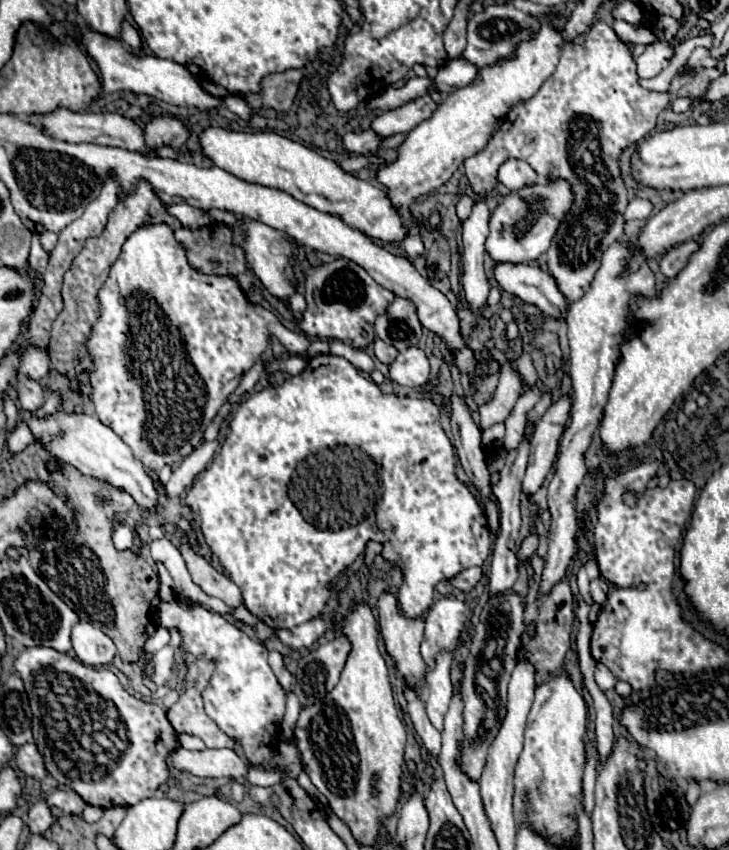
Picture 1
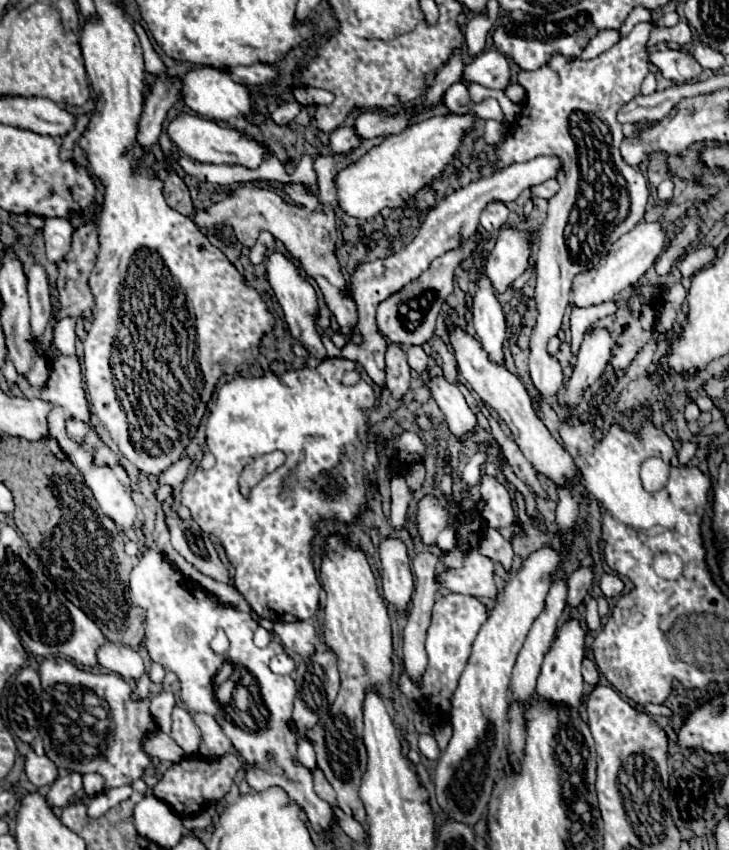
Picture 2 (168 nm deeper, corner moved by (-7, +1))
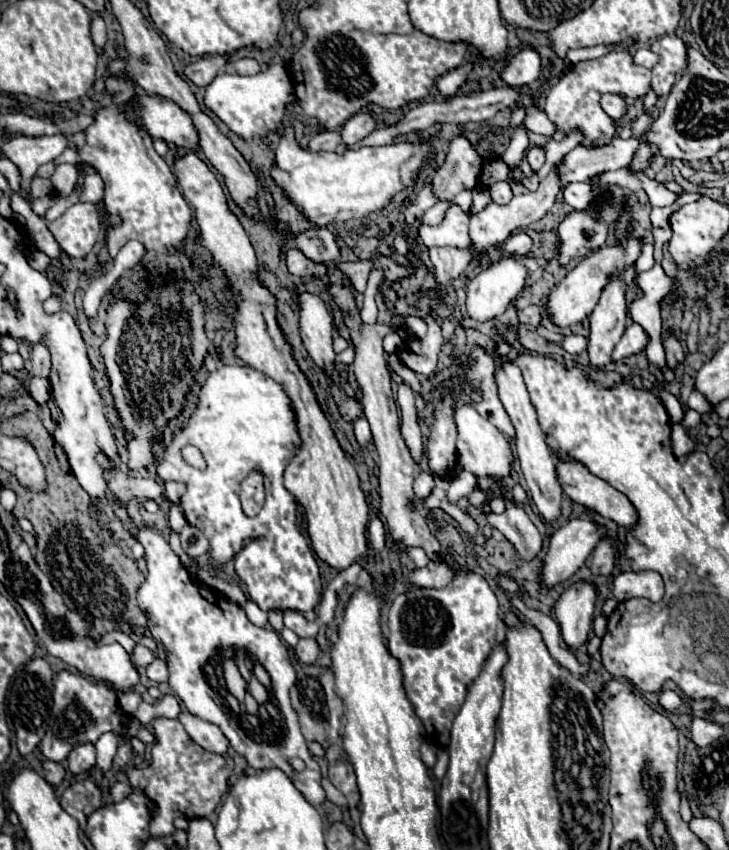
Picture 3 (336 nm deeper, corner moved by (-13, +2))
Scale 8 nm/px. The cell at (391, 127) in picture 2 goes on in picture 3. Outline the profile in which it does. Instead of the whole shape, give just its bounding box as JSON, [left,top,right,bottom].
[341,113,375,145]

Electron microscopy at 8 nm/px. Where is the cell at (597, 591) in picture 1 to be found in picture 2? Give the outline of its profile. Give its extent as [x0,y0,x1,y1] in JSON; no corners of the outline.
[599,574,623,598]

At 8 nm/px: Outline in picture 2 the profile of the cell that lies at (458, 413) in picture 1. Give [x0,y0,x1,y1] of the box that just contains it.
[479,474,515,528]

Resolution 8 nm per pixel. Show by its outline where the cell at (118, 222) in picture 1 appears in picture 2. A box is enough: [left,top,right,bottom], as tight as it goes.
[153,162,193,216]

